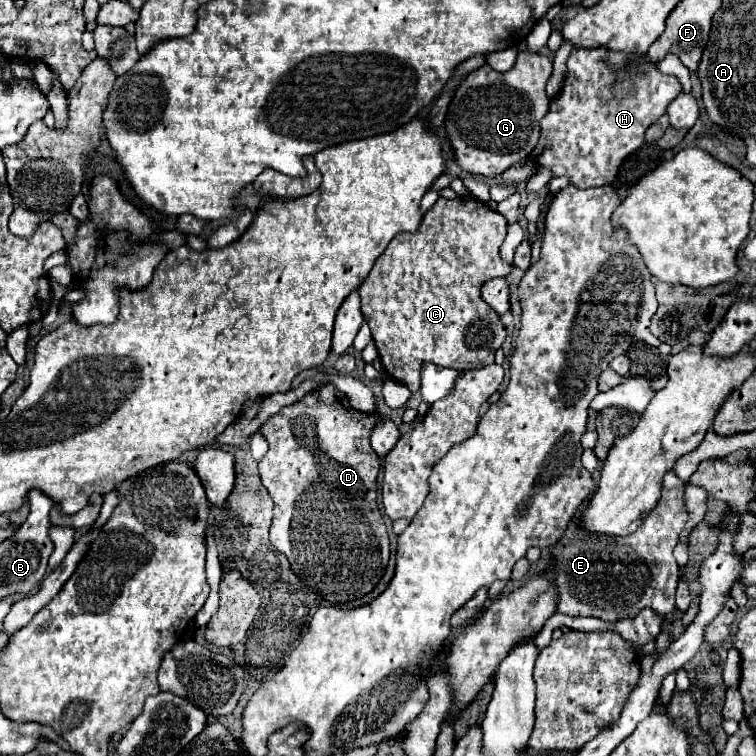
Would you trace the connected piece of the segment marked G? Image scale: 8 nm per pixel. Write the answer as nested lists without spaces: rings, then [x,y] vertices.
[[[530,50],[520,52],[514,68],[508,72],[496,72],[484,64],[468,74],[456,88],[446,116],[446,132],[462,170],[494,178],[530,156],[538,144],[540,120],[548,112],[550,100],[546,98],[544,86],[550,74],[552,60]]]

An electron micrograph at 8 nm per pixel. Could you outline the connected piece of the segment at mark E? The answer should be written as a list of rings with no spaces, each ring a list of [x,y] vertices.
[[[668,472],[668,476],[664,476],[664,496],[660,498],[658,508],[644,518],[636,534],[620,540],[592,538],[578,530],[576,522],[588,504],[586,500],[568,524],[570,528],[564,538],[552,548],[550,564],[556,566],[556,584],[560,590],[558,612],[566,616],[592,616],[604,622],[634,618],[644,608],[652,608],[660,618],[674,612],[678,564],[672,550],[688,520],[684,486],[686,484],[674,472]]]

